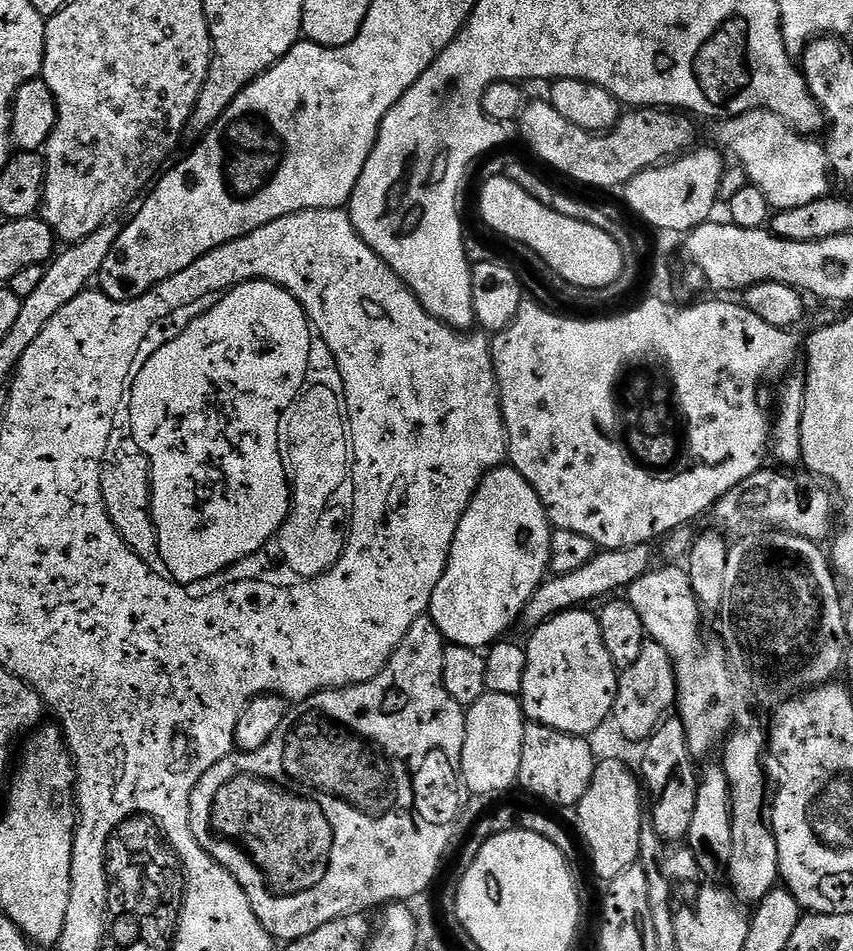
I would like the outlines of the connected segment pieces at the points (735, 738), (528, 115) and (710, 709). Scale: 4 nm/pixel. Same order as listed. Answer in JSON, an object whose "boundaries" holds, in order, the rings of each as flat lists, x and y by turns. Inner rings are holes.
{"boundaries":[[[748,726,744,730,735,729,726,739,723,745,724,752,722,754,722,758,720,758,720,765,723,772,727,776,728,788,731,790,731,816,732,816,732,824,731,824,731,837,733,839,732,844,730,845,730,859,727,863,726,870,726,879,729,880,728,886,731,890,732,894,739,900,741,903,747,904,747,902,752,902,751,904,758,904,763,898,765,898,766,894,773,891,777,884,779,883,780,877,780,863,778,862,778,848,776,839,773,836,773,832,771,829,771,825,768,821,768,812,766,809,766,804,764,808,764,776,766,780,766,772,764,769,764,751,767,743,767,735,763,729,753,730,752,727]],[[544,98,533,104,532,101,525,103,518,117,521,138,542,163,588,188,616,189,639,172,689,151,697,143,696,128,691,122,687,115,676,110,640,106,625,111,611,132,587,132,574,126,574,122,566,122,566,118]],[[653,567,626,589,626,599,630,606,634,606,634,610,638,610,638,618,642,618,647,639,660,644,666,654,672,656,672,664,676,668,674,708,686,732,686,742,693,757,701,758,716,743,719,745,734,728,732,691,738,688,738,684,730,667,728,653,720,642,704,648,704,628,700,625,702,609,683,567]]]}

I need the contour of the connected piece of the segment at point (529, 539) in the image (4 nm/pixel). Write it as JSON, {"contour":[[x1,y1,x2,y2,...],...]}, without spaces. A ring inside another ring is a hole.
{"contour":[[501,466,480,479,478,490,468,503,468,509,462,514,462,522,454,534,446,570,438,586,434,586,434,594,428,604,428,612,448,644,484,650,503,637,500,635,521,617,530,598,536,593,536,587,544,583,549,575,548,558,553,531,538,494,534,494,530,482,526,482,526,478,522,478,515,468]]}

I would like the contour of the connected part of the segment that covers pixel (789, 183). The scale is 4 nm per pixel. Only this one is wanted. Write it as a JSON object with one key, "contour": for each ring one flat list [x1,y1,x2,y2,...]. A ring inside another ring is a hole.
{"contour":[[757,110,731,120,708,120,706,126,708,126,708,136,713,140,709,141,716,146,728,144,729,150,736,155,735,163,746,170,749,185,762,190,762,194,766,194,766,202,773,209,794,210,794,206,807,206,808,203,829,195,830,169,823,143,793,132,790,125,782,118,773,116,764,110]]}

